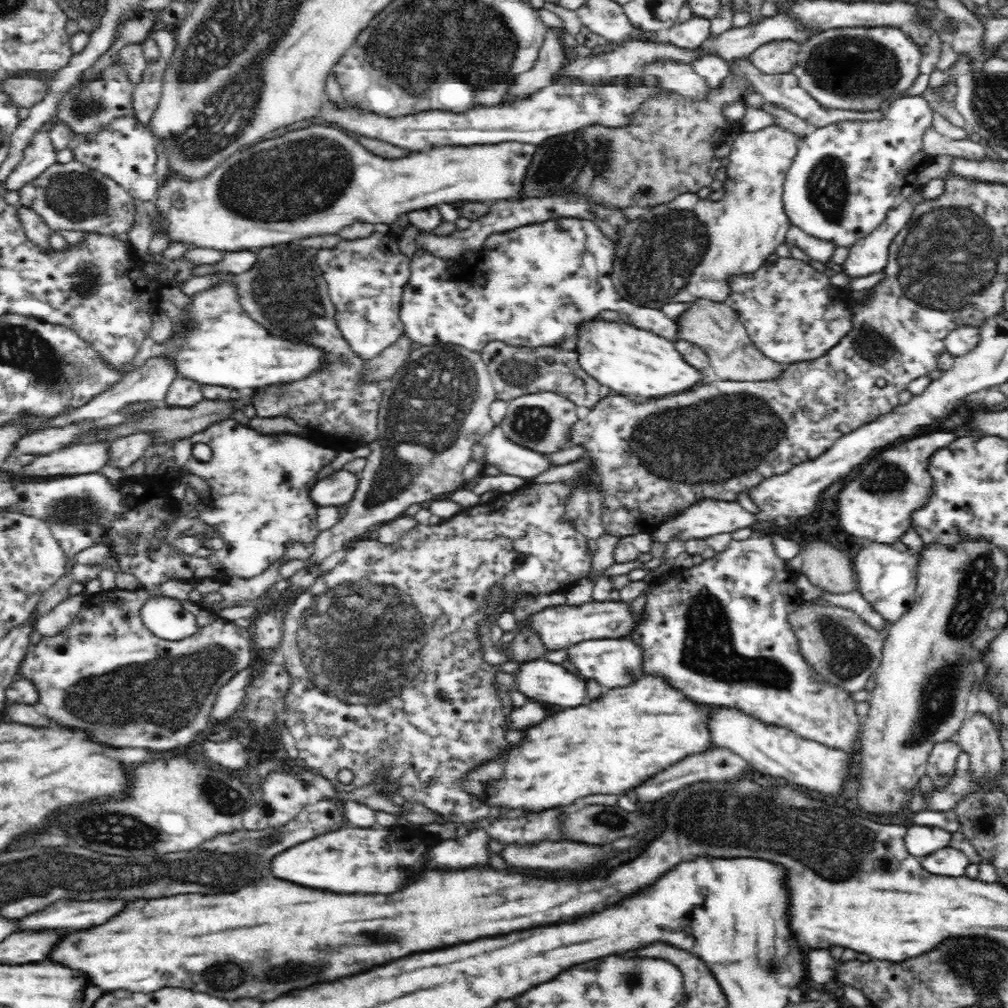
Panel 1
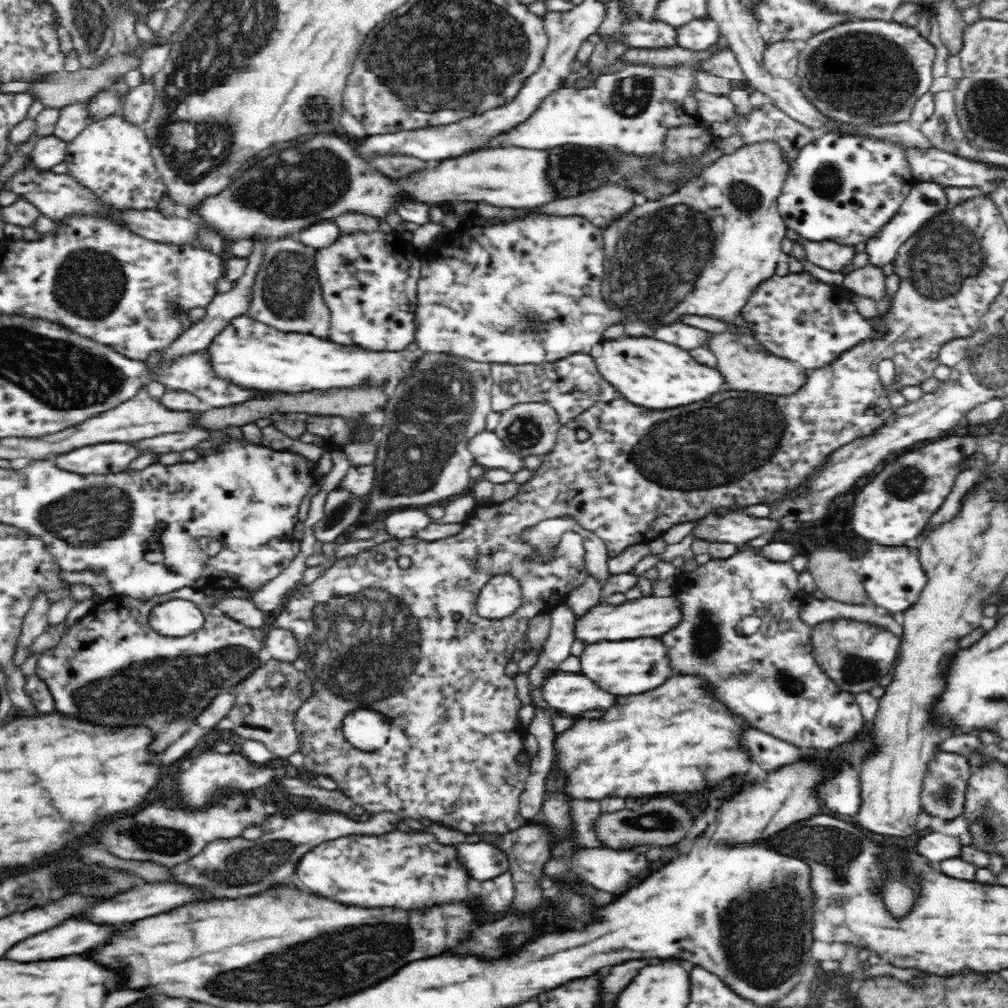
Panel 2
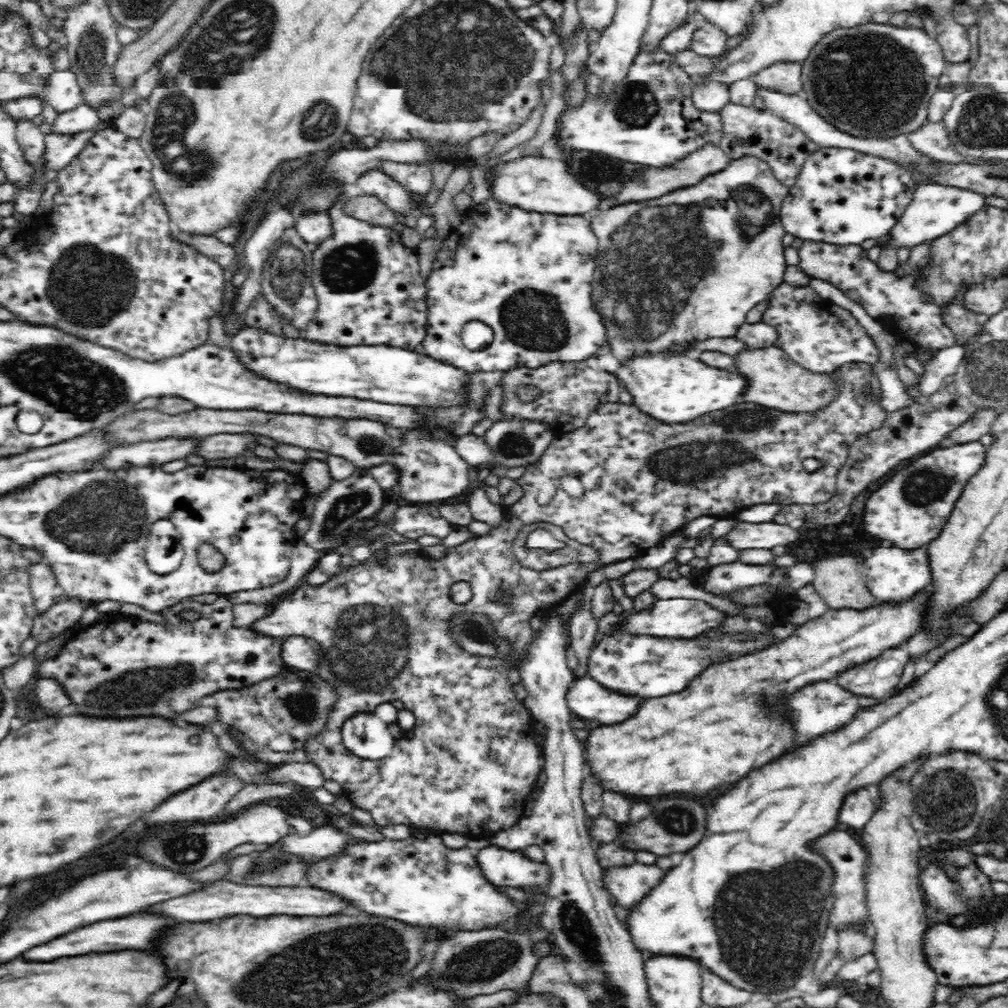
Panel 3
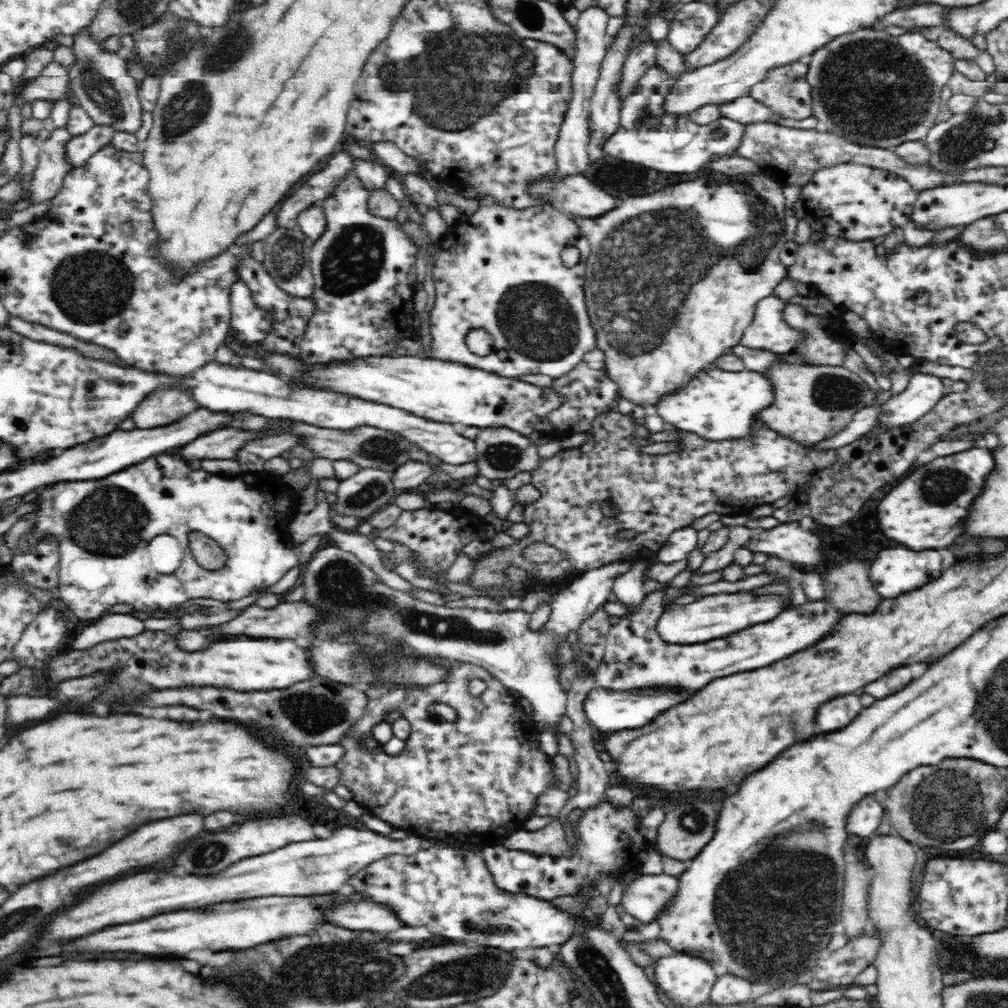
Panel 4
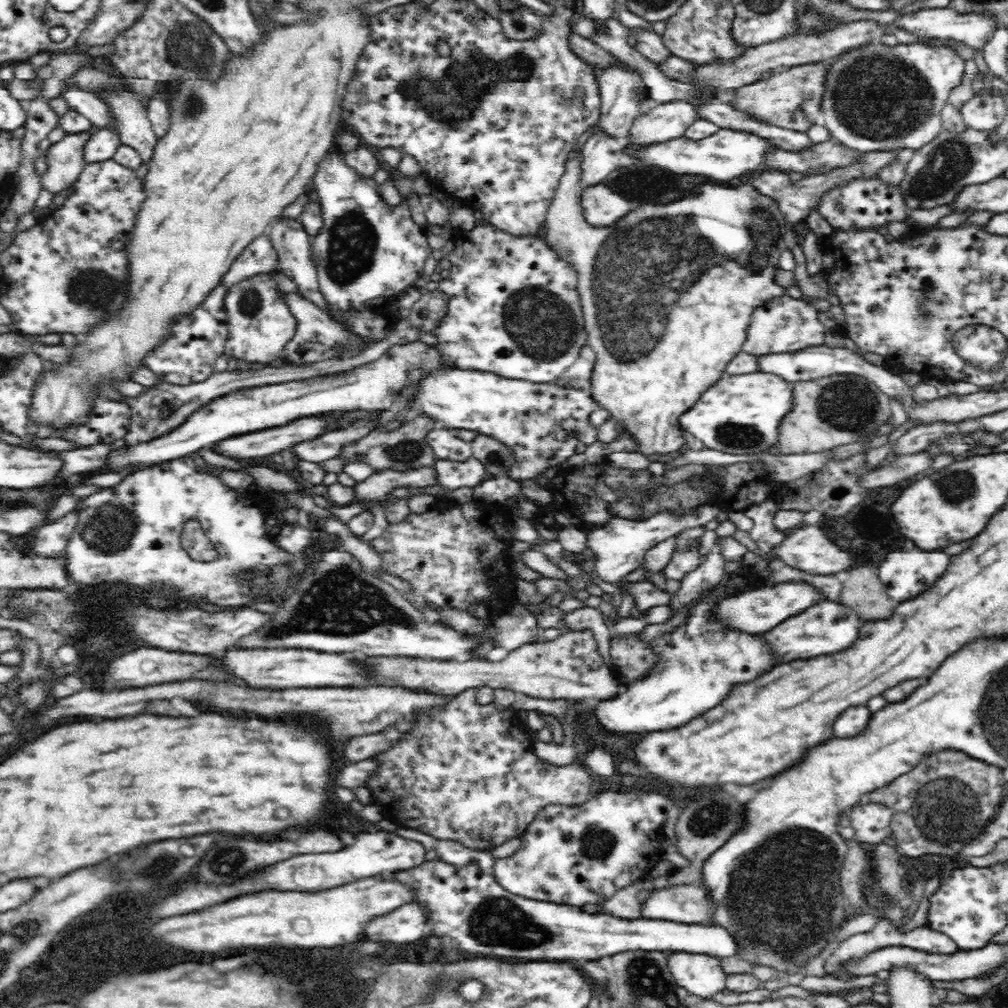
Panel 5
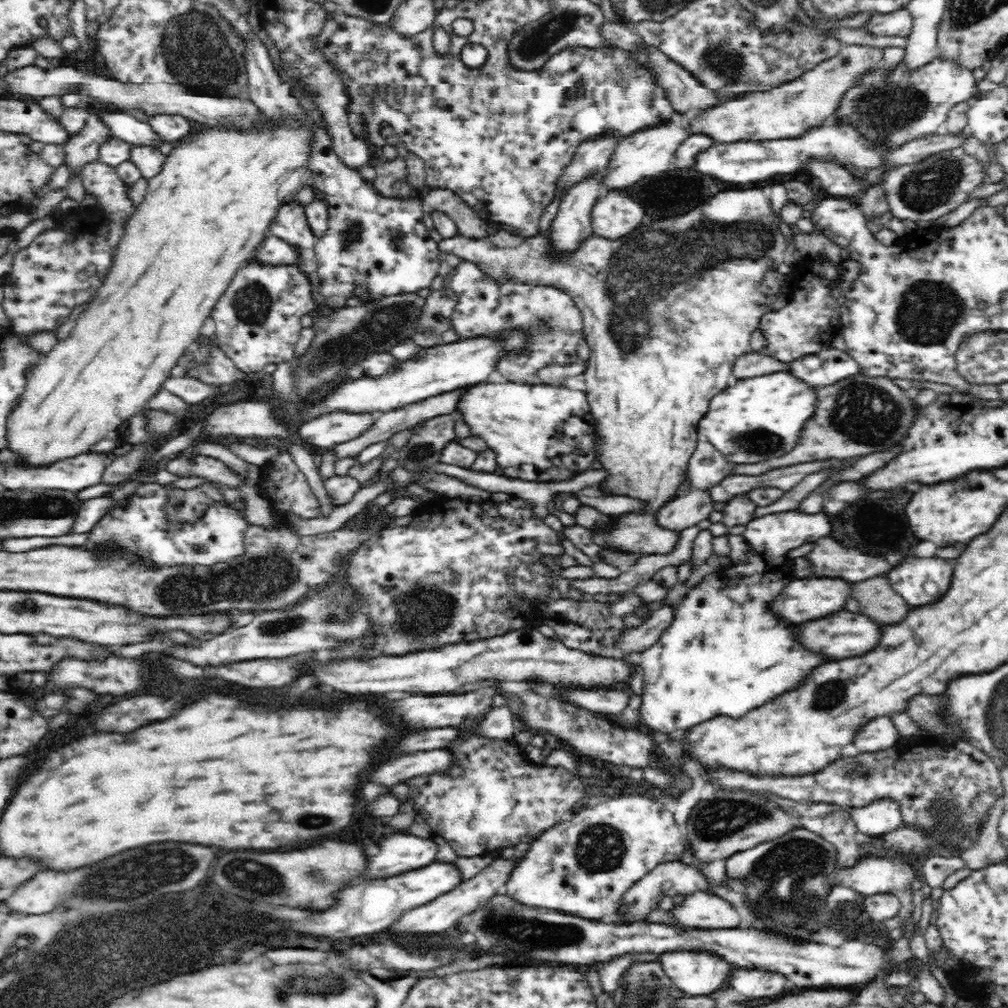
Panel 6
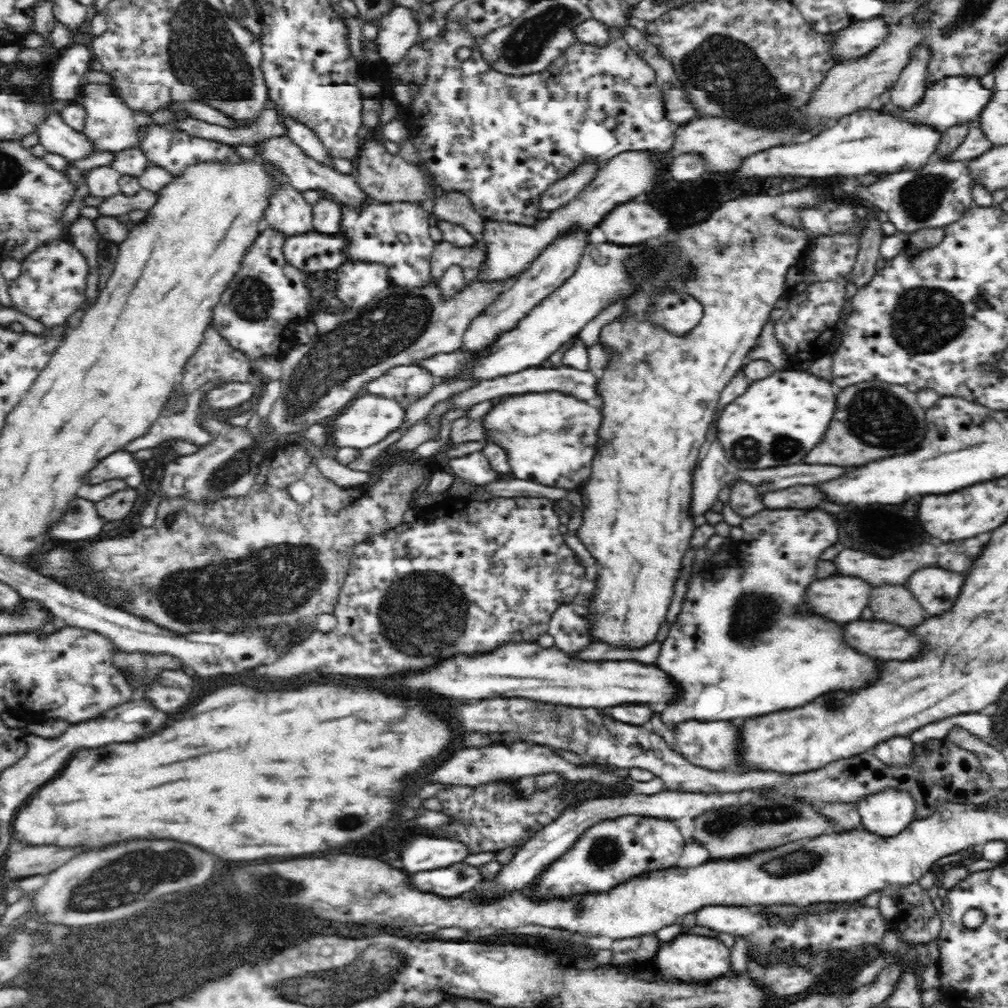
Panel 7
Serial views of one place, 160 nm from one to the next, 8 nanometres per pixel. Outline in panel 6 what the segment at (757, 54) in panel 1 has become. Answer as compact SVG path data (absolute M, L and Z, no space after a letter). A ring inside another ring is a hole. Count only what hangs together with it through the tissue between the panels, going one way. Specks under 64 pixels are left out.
M844 45L832 55L832 58L815 64L810 70L805 70L798 78L781 82L772 90L749 91L736 95L732 100L723 101L720 105L709 107L703 113L692 117L690 133L706 133L714 137L715 142L730 142L736 139L756 139L759 141L776 140L779 138L800 138L810 130L827 124L833 119L835 110L840 104L840 98L848 87L866 69L871 69L883 63L883 51L868 45Z

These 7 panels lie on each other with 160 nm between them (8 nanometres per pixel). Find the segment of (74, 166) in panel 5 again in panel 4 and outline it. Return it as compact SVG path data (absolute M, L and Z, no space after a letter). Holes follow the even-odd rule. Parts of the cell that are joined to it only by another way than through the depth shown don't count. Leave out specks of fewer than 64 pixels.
M54 127L50 136L40 143L37 163L27 186L30 204L42 204L56 196L64 175L73 167L64 156L64 143L72 137L64 127Z

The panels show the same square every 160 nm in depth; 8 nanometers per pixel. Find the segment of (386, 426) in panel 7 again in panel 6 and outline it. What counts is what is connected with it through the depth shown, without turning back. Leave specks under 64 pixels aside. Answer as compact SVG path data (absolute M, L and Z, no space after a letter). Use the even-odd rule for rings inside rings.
M336 410L335 413L323 414L301 423L295 439L324 449L332 448L340 442L362 436L373 418L372 413L354 414Z

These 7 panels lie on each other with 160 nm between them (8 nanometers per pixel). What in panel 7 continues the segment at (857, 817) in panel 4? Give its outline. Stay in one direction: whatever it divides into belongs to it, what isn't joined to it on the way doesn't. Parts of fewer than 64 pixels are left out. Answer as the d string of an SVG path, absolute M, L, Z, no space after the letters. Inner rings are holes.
M886 789L856 804L863 830L891 837L915 819L914 801L907 792Z

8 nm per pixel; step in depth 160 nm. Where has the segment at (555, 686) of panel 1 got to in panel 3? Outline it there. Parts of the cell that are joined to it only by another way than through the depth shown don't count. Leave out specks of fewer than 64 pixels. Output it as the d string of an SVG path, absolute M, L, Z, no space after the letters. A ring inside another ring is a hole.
M588 675L574 677L565 694L568 708L581 720L612 724L636 710L636 698L626 698Z

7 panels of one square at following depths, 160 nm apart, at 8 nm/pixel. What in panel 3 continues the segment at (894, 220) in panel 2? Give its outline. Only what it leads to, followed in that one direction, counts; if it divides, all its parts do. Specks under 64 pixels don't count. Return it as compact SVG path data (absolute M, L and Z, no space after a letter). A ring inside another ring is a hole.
M918 182L906 210L888 231L888 240L884 246L911 249L934 238L940 238L984 205L986 205L986 196L971 190L944 185L944 183Z

